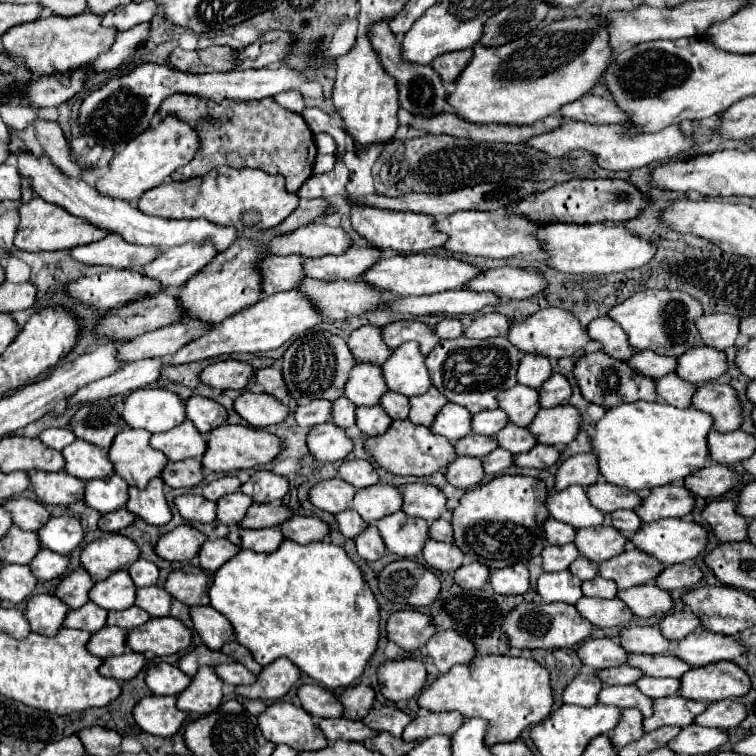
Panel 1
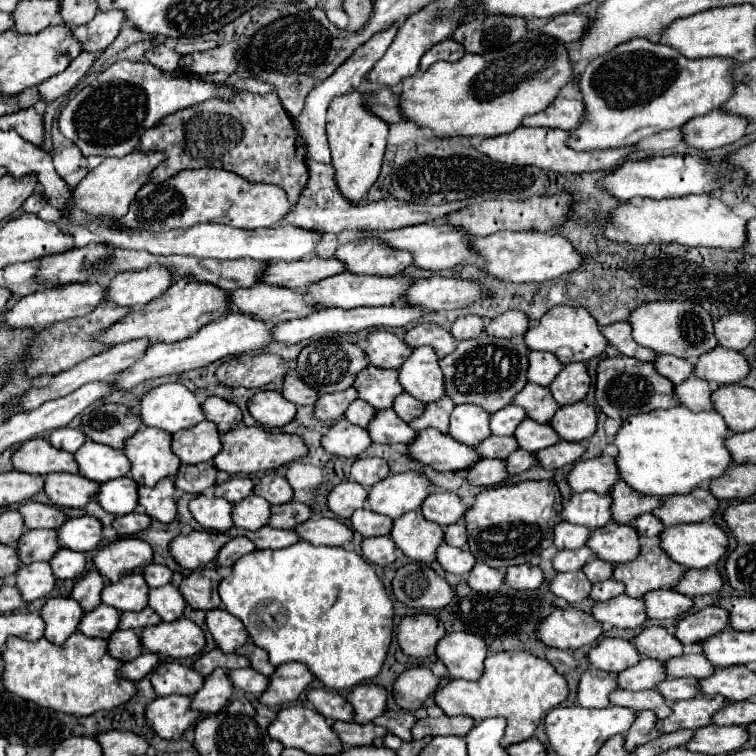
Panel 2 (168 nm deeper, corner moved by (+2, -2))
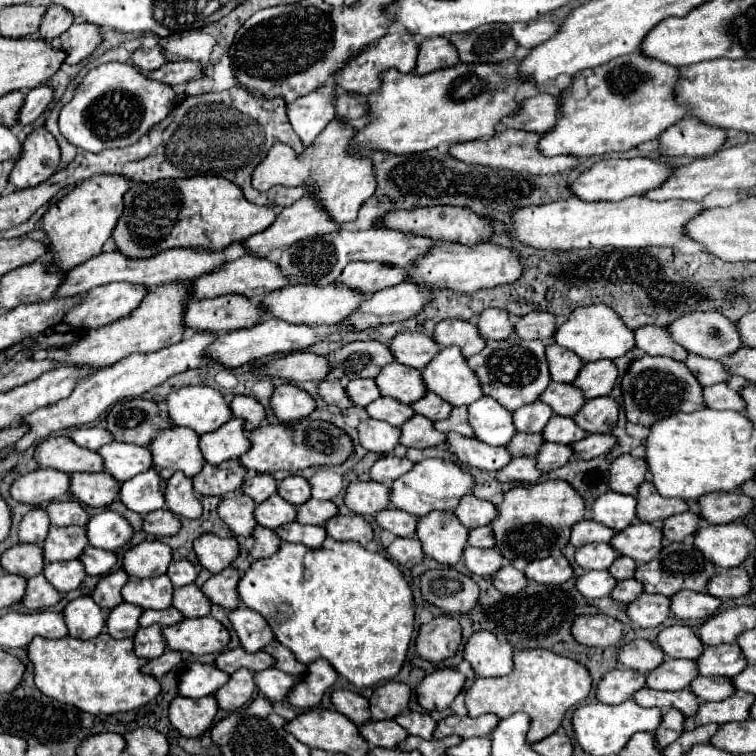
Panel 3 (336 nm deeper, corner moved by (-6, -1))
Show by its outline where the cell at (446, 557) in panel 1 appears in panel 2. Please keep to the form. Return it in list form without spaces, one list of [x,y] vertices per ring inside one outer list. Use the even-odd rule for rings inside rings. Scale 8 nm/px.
[[[440,544],[438,550],[436,550],[436,562],[446,570],[446,572],[452,572],[452,574],[468,574],[470,568],[476,564],[474,556],[470,550],[462,550],[462,548],[454,548],[454,546],[448,546],[448,544]]]

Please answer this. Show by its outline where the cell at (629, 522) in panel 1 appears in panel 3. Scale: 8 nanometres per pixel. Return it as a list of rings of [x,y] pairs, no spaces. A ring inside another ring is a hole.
[[[686,511],[686,513],[672,515],[670,519],[666,519],[664,525],[662,525],[662,533],[668,541],[678,541],[680,543],[684,537],[694,535],[700,529],[700,523],[702,523],[700,515],[696,515],[692,511]]]

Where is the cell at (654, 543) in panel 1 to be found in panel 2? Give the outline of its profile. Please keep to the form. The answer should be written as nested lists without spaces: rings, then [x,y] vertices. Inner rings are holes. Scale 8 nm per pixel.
[[[714,522],[678,524],[662,530],[660,548],[684,568],[708,568],[726,554],[728,538]]]

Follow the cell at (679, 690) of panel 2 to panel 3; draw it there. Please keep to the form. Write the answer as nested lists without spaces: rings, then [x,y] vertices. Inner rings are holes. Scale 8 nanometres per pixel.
[[[702,677],[694,679],[690,685],[690,691],[700,699],[700,701],[722,701],[728,699],[736,693],[736,687],[728,677]]]

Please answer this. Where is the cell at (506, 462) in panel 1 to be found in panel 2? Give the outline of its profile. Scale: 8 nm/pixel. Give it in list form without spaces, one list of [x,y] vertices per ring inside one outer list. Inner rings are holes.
[[[514,450],[506,460],[506,472],[510,474],[520,474],[524,470],[528,470],[530,466],[536,464],[536,458],[532,452],[526,452],[526,450]]]

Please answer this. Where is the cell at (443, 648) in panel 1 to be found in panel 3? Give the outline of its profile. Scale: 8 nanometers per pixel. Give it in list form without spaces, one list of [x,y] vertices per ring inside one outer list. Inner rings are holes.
[[[476,631],[470,641],[466,643],[466,649],[464,649],[464,659],[474,667],[474,671],[480,675],[480,677],[502,677],[502,675],[508,675],[512,669],[514,669],[514,663],[512,663],[512,645],[508,641],[498,641],[498,637],[490,631]]]

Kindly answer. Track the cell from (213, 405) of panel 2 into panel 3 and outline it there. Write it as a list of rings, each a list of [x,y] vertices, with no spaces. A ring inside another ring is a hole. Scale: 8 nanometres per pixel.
[[[238,395],[238,397],[234,397],[234,401],[230,403],[230,409],[232,409],[234,417],[246,419],[246,429],[248,429],[248,431],[258,429],[260,423],[264,421],[264,417],[266,417],[264,407],[262,407],[254,397]]]

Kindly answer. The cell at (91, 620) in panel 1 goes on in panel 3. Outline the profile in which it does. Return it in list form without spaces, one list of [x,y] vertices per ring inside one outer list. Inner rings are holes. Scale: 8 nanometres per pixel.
[[[120,603],[114,607],[106,619],[106,631],[114,639],[124,639],[124,637],[134,637],[138,631],[138,619],[142,615],[142,607],[132,605],[132,603]]]

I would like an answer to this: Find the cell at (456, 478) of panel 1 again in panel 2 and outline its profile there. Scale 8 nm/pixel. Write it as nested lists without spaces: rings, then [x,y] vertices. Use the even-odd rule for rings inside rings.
[[[478,460],[474,466],[470,466],[466,470],[466,480],[472,486],[494,486],[498,482],[502,482],[506,478],[506,470],[504,470],[504,460]]]

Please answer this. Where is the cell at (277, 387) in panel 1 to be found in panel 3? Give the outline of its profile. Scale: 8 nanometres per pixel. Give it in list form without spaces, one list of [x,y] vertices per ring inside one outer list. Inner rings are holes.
[[[332,379],[322,381],[322,383],[318,385],[318,393],[324,397],[326,405],[330,405],[330,407],[334,407],[334,409],[346,411],[346,409],[354,407],[352,399],[348,397],[344,385],[342,385],[338,379],[334,379],[334,381],[332,381]]]

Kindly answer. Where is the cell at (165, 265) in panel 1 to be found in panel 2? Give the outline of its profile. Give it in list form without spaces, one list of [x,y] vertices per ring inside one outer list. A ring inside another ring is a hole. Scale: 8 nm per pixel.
[[[152,264],[144,270],[126,270],[114,276],[108,284],[106,300],[124,304],[130,308],[144,306],[156,300],[174,284],[174,274],[162,264]]]

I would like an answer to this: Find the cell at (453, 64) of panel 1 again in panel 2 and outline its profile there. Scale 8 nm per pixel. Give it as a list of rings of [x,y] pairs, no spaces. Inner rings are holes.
[[[444,40],[442,44],[436,44],[434,48],[430,48],[430,52],[426,52],[420,60],[420,70],[426,70],[430,64],[438,62],[438,60],[448,60],[448,62],[456,62],[466,54],[466,50],[462,48],[462,44],[458,44],[456,40]]]

